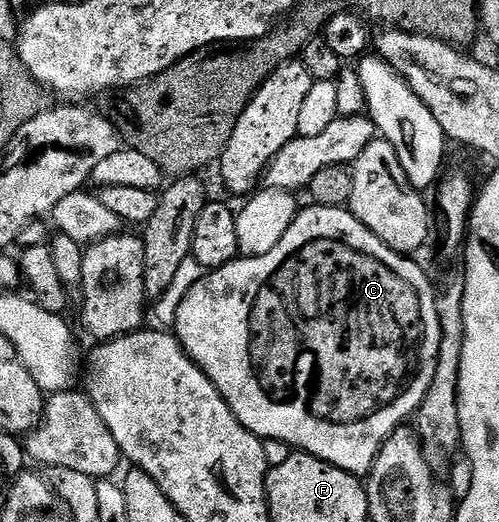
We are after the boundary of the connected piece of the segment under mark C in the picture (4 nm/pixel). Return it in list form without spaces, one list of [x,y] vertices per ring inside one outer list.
[[[312,204],[311,209],[307,207],[300,208],[295,215],[295,221],[289,227],[289,231],[285,231],[285,235],[281,235],[281,243],[277,243],[277,247],[273,247],[273,251],[268,251],[266,255],[257,255],[256,257],[240,256],[238,259],[230,261],[225,267],[210,270],[204,277],[195,284],[193,291],[189,291],[189,295],[185,295],[185,299],[181,302],[181,311],[177,311],[177,319],[175,320],[174,336],[183,347],[184,353],[199,366],[210,381],[215,384],[217,391],[227,401],[227,406],[234,409],[237,419],[247,428],[250,433],[258,433],[263,439],[277,439],[289,443],[296,450],[306,451],[315,457],[320,457],[323,461],[328,461],[330,465],[341,467],[345,471],[356,475],[366,475],[370,473],[373,463],[379,457],[381,447],[385,444],[396,431],[404,428],[408,424],[407,420],[414,418],[419,412],[421,403],[425,399],[425,395],[429,391],[429,383],[433,383],[433,375],[437,371],[437,351],[441,351],[441,319],[437,319],[437,289],[431,286],[431,281],[427,278],[427,273],[421,266],[415,262],[406,253],[398,253],[393,251],[393,247],[389,247],[385,243],[381,243],[381,239],[377,239],[377,235],[373,235],[373,231],[369,231],[365,227],[365,223],[361,223],[353,214],[350,208],[335,208],[333,206],[321,206]]]

